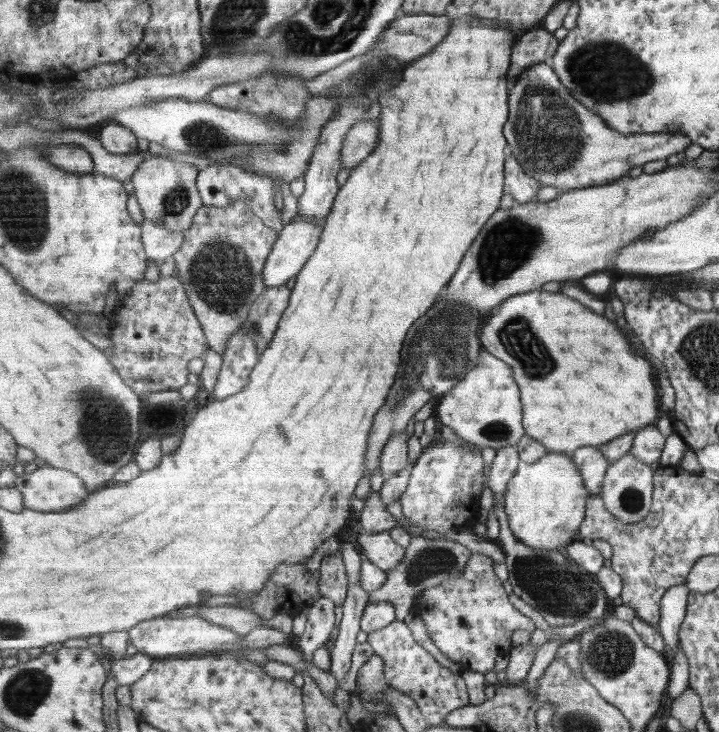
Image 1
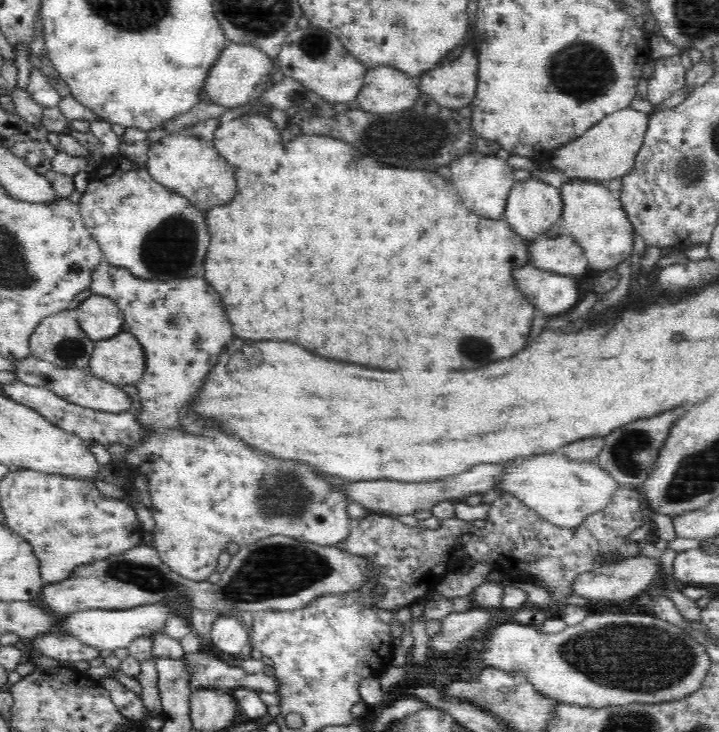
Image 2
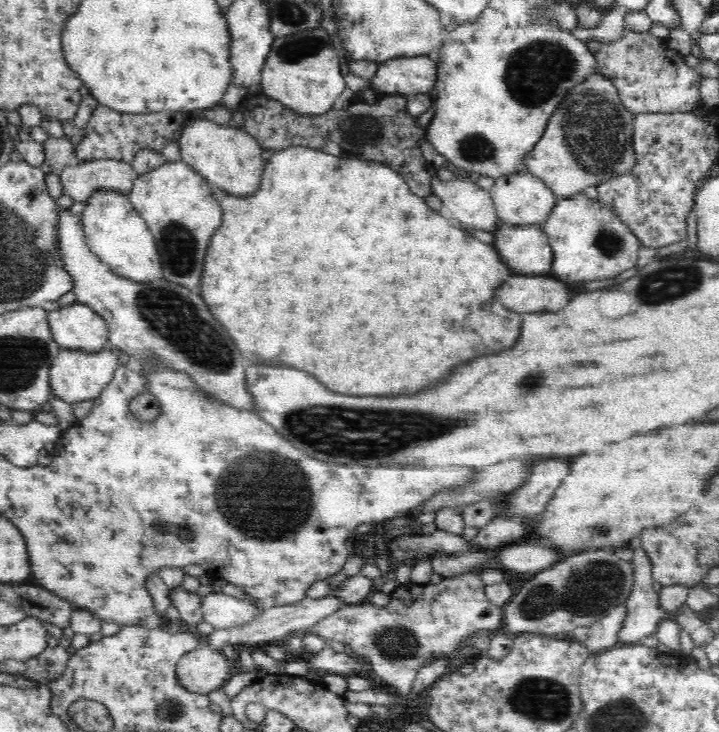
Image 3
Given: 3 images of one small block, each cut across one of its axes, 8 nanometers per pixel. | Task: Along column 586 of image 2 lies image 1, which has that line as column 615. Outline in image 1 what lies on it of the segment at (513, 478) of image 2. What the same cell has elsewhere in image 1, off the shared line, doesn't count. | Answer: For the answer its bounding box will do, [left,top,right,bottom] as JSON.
[599,453,655,525]

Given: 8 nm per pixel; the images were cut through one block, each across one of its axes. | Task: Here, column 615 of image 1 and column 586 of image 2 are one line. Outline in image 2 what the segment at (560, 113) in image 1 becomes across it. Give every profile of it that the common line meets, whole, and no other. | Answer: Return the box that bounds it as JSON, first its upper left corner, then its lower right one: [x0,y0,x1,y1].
[549,108,648,181]

